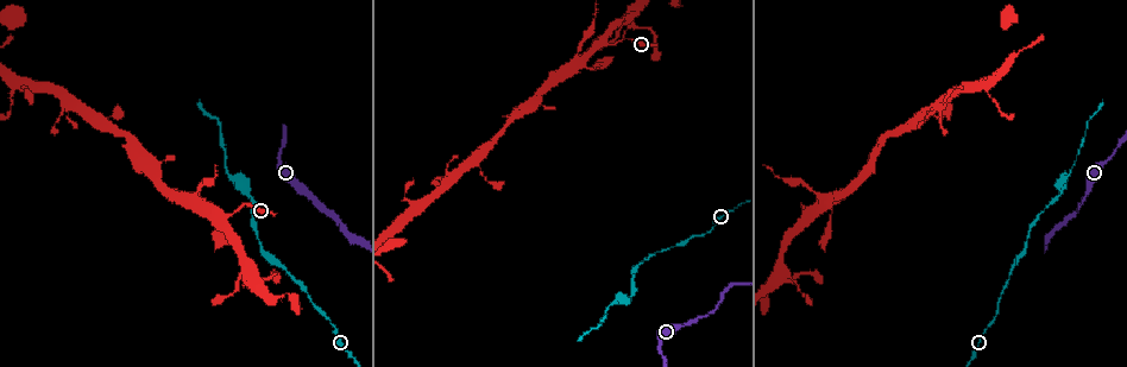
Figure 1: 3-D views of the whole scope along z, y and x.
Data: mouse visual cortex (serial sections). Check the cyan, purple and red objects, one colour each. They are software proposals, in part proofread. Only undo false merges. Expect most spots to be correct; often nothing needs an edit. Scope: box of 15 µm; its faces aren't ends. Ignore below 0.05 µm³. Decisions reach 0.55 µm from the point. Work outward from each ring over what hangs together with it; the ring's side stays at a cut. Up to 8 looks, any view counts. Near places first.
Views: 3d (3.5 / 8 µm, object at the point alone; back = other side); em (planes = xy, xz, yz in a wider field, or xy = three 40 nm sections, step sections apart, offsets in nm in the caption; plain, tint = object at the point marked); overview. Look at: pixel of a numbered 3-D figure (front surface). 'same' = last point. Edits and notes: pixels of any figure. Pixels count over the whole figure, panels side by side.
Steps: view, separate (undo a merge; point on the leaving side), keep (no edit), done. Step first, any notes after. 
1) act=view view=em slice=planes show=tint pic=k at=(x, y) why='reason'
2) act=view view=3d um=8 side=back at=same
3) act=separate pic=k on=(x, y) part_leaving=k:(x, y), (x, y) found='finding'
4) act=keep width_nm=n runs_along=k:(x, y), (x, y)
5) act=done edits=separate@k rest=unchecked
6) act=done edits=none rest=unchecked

act=view view=3d um=3.5 pic=1 at=(684, 325) why='thick turns thin'

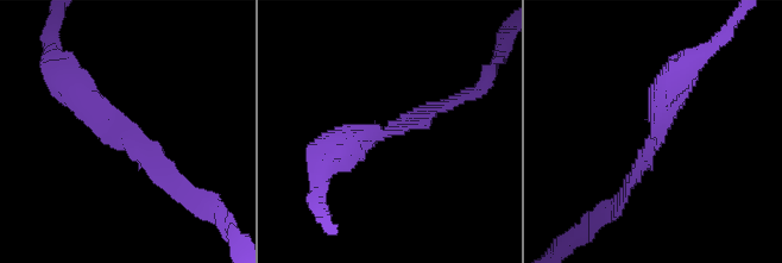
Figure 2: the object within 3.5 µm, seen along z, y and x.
act=view view=em slice=xy step=5 show=tint pic=2 at=(386, 133) arm_widths_nm=200,450 why='shape alone is not enough'

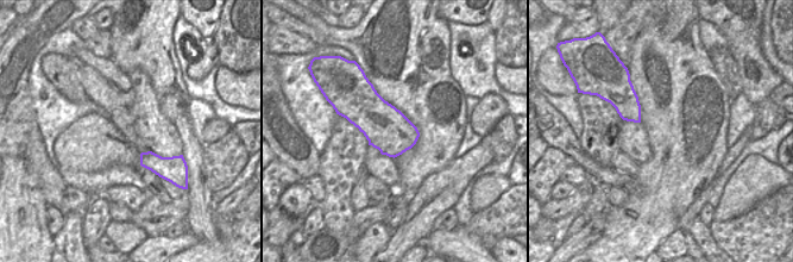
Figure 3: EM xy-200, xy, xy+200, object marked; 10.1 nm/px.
act=keep runs_along=2:(69, 80), (101, 120), (178, 182) found='one cell here'

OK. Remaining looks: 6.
act=view view=3d um=3.5 side=back pic=1 at=(1045, 207) why='narrows sharply'

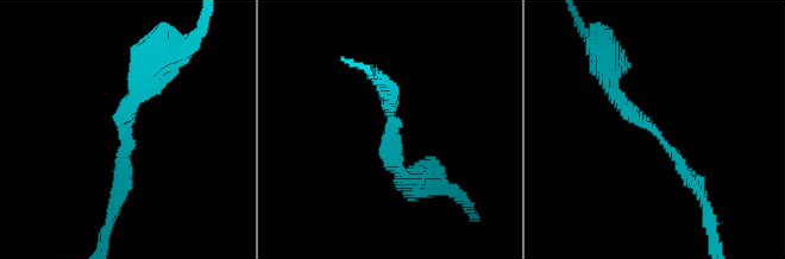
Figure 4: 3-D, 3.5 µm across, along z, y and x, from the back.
act=view view=em slice=xy step=1 show=tint pic=4 at=(124, 137) arm_widths_nm=200,200 why='shape alone is not enough'

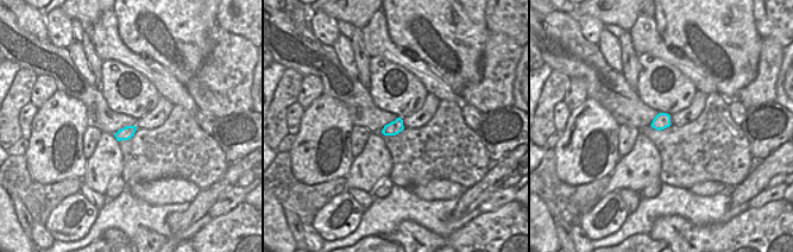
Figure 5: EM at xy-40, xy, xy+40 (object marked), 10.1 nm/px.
act=keep runs_along=4:(705, 204), (678, 157), (608, 83) found='one cell here'

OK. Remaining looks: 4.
act=view view=3d um=3.5 pic=1 at=(581, 61) why='looks like a crossing'

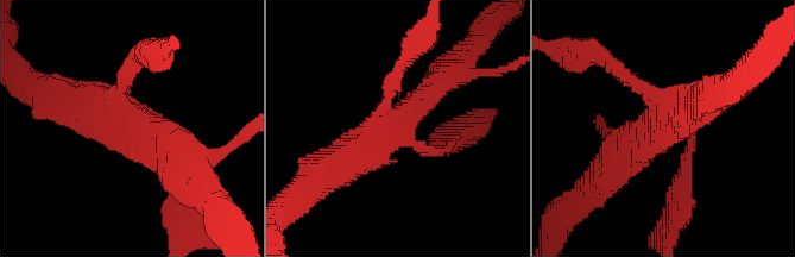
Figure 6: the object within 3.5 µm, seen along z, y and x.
act=view view=em slice=xy step=1 show=tint pic=6 at=(662, 118) why='now the EM'

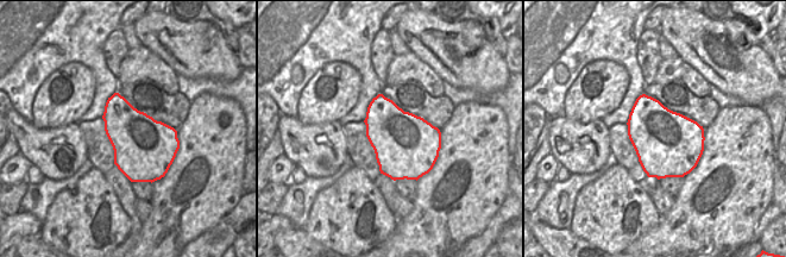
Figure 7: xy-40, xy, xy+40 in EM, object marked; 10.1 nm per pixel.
act=keep arm_widths_nm=150,200,350,500 runs_along=6:(449, 75), (391, 127), (333, 170) found='all the same cell'

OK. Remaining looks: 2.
act=done edits=none rest=unchecked

